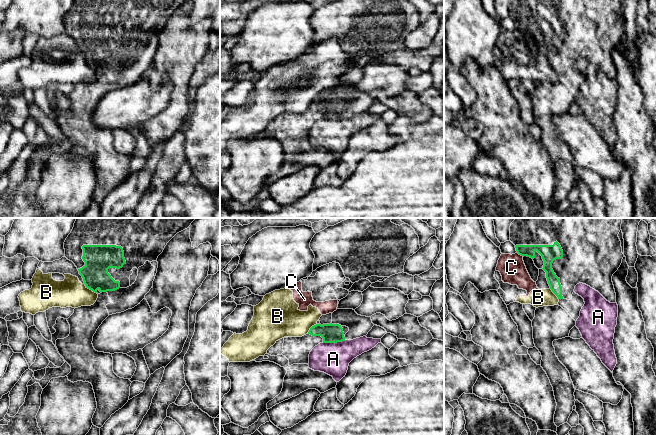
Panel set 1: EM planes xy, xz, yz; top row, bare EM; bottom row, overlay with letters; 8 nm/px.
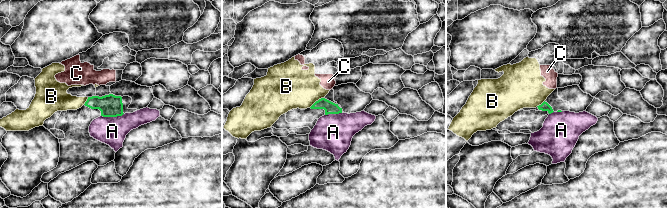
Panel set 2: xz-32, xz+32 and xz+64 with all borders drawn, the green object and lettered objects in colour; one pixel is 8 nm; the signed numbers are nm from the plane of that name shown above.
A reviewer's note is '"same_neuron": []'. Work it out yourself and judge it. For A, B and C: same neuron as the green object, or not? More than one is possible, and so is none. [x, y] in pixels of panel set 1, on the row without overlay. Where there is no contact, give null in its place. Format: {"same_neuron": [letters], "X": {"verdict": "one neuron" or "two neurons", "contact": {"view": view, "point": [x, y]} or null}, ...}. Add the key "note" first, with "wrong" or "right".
{"note": "right", "same_neuron": [], "A": {"verdict": "two neurons", "contact": {"view": "xz", "point": [333, 118]}}, "B": {"verdict": "two neurons", "contact": {"view": "xz", "point": [310, 104]}}, "C": {"verdict": "two neurons", "contact": {"view": "yz", "point": [520, 30]}}}

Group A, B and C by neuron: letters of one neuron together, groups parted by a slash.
A / B C

